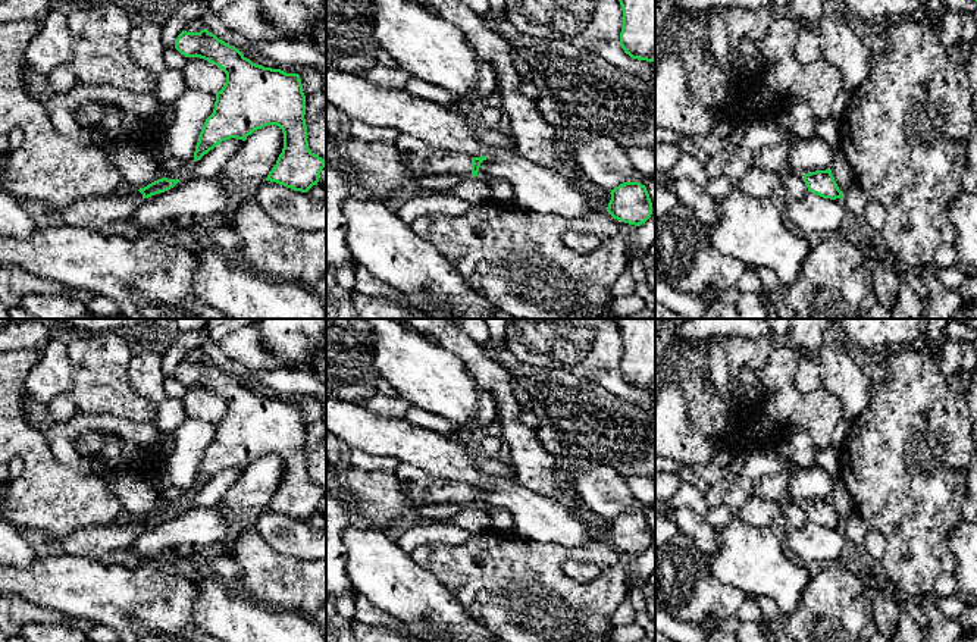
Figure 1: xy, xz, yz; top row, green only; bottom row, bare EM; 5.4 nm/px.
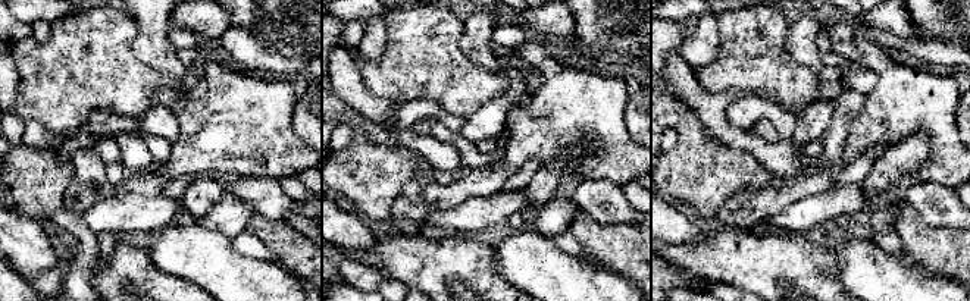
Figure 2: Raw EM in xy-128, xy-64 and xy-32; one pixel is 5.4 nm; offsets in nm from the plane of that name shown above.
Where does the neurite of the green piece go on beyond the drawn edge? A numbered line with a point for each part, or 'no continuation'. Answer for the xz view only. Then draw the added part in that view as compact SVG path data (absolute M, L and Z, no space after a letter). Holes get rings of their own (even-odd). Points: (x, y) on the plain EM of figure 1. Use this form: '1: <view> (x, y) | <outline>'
1: xz (417, 485) | M400 463L395 470L401 491L419 505L464 504L472 505L472 485L435 477L417 466Z

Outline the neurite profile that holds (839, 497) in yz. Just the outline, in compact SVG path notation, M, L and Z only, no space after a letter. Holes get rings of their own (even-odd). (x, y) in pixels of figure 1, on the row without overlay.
M839 475L833 476L833 488L829 498L842 522L855 513L854 502Z

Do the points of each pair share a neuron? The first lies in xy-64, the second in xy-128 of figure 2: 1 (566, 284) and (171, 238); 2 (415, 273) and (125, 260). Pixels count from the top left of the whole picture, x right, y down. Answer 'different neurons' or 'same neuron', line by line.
1: same neuron
2: same neuron

